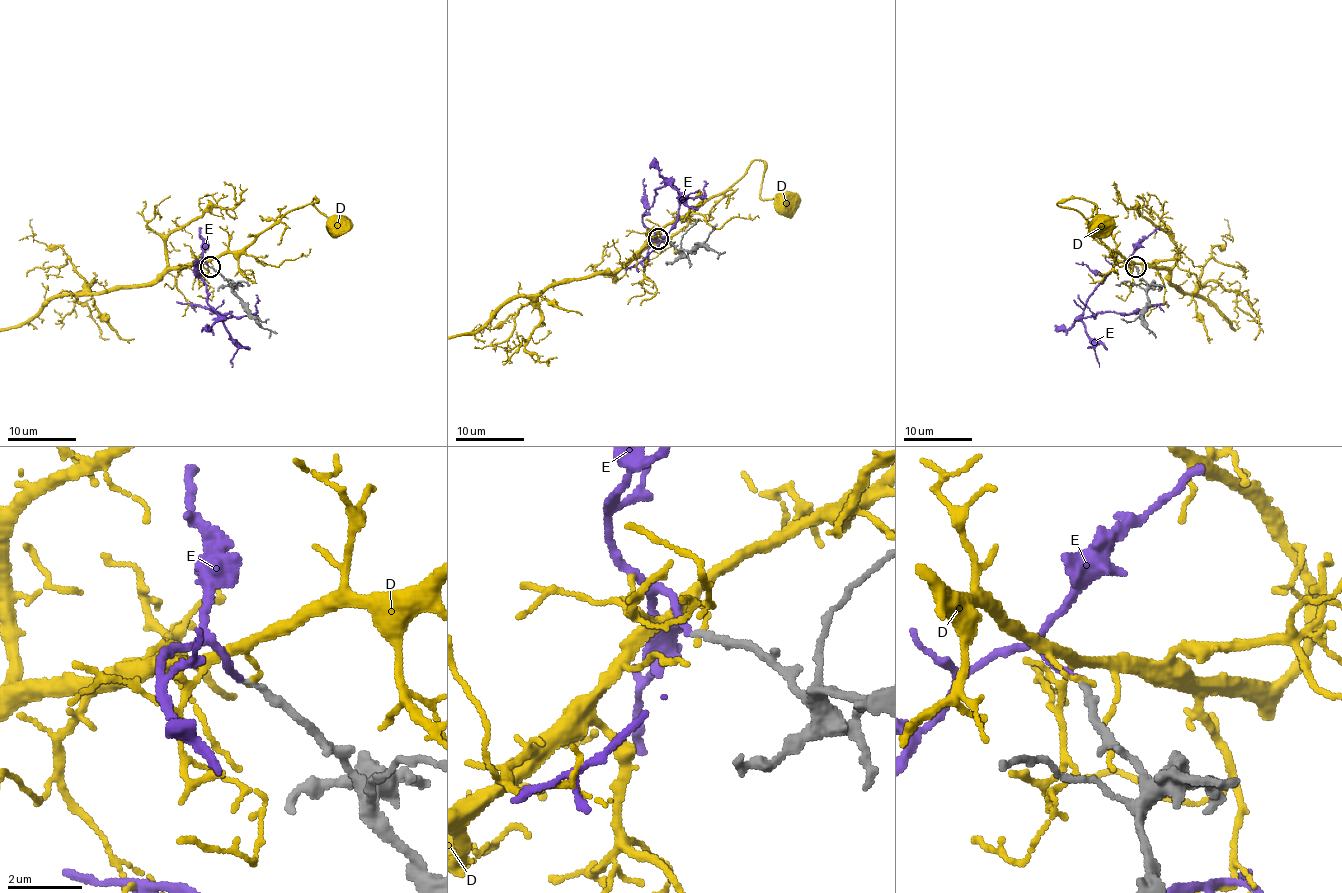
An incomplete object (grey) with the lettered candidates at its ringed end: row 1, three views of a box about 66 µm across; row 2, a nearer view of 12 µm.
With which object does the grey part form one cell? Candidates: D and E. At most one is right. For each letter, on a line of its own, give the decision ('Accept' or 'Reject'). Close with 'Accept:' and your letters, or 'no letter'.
D: Reject
E: Accept
Accept: E

